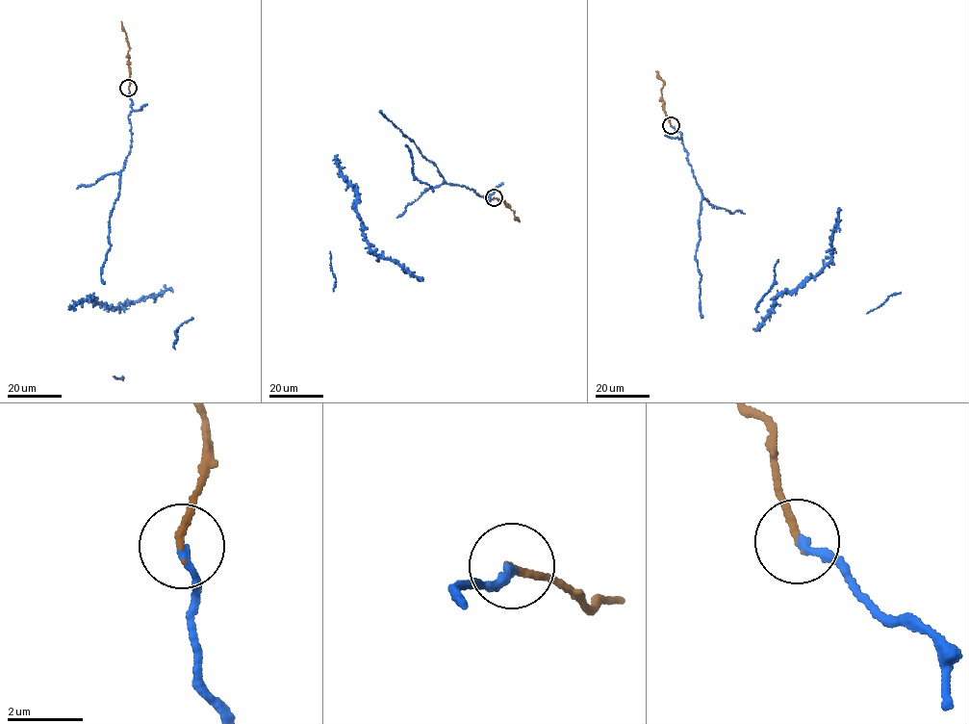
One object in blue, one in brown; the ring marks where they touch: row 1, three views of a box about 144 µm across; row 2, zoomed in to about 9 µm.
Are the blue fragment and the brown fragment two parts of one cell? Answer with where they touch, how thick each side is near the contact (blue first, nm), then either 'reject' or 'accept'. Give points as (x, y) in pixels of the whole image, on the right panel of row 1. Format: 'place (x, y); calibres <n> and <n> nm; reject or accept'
place (671, 125); calibres 200 and 180 nm; accept

